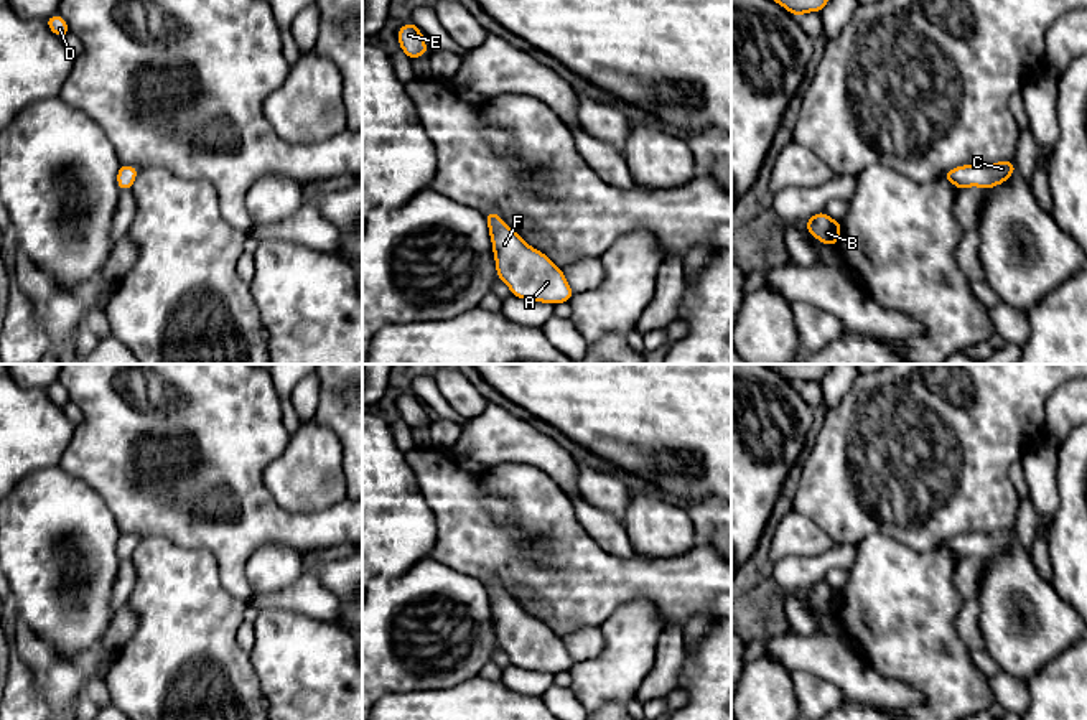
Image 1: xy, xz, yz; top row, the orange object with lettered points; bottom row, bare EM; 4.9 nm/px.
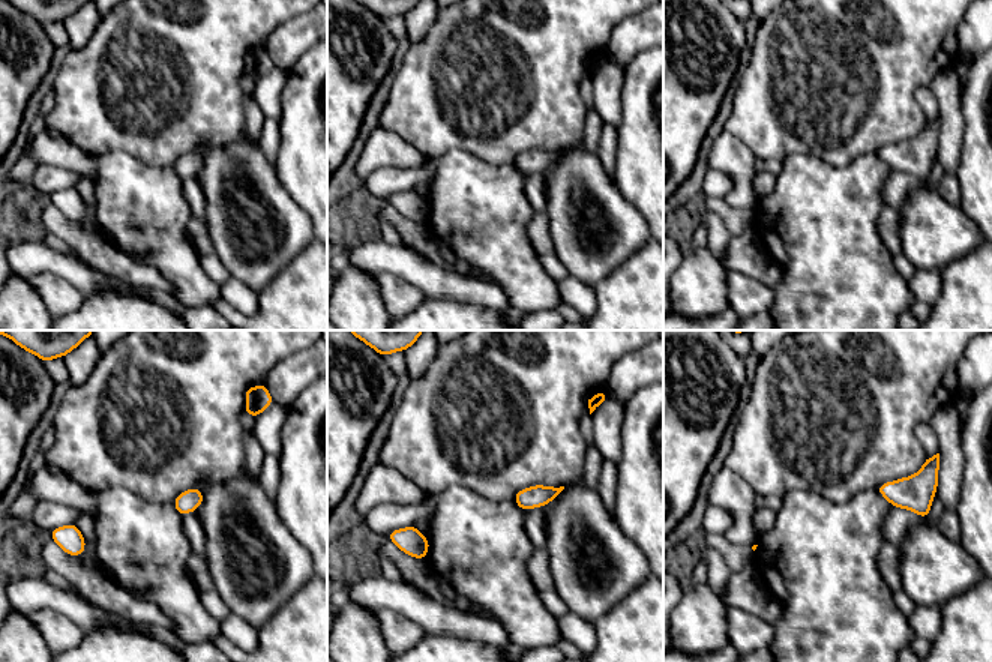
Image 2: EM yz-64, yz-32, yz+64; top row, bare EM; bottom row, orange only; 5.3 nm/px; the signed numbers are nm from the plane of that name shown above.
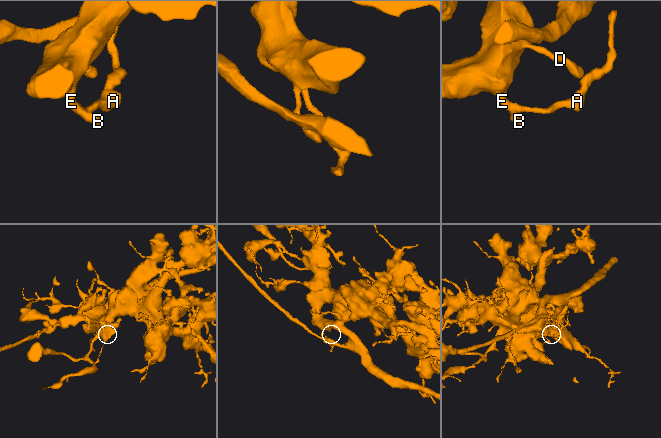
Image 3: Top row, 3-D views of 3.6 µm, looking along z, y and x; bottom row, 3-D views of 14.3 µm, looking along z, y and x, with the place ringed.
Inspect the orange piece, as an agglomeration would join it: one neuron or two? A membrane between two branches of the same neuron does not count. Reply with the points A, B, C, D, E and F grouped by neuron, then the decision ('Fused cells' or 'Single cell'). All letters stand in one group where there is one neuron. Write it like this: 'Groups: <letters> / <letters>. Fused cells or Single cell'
Groups: A B C D E F. Single cell

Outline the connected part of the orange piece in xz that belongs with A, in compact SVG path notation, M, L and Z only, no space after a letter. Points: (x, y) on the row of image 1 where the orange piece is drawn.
M491 211L484 217L497 278L509 287L511 295L550 305L570 302L575 292L563 269L557 267L547 254L529 245L497 213Z

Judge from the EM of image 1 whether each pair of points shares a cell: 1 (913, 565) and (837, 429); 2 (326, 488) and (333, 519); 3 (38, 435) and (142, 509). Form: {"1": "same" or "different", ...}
{"1": "different", "2": "different", "3": "different"}

